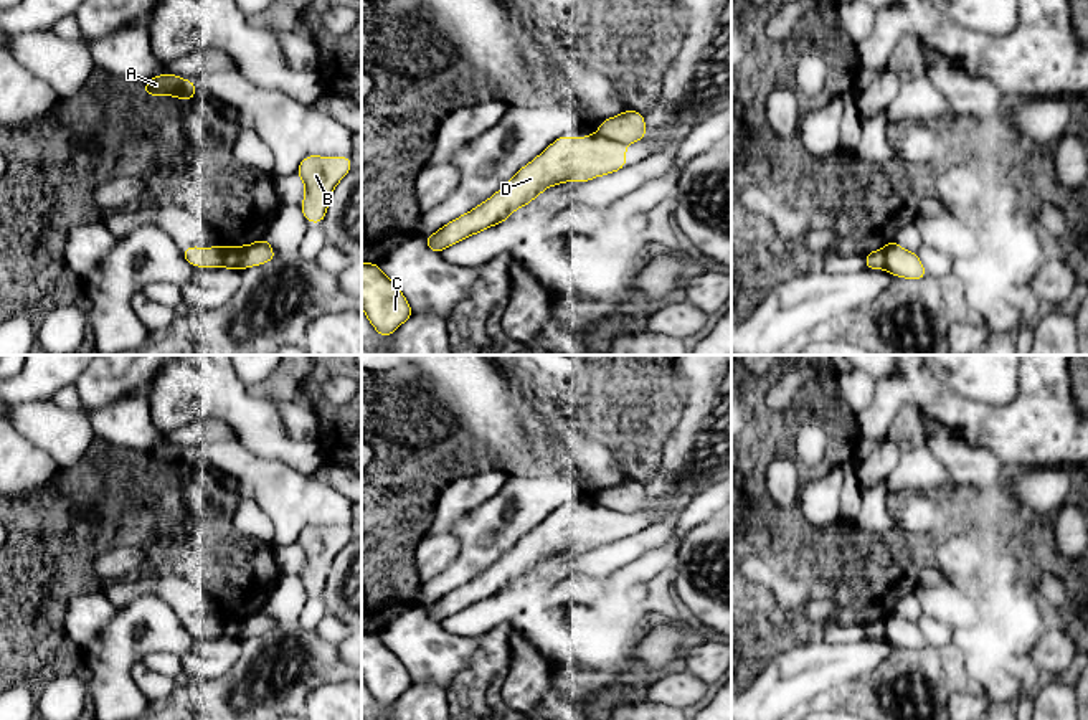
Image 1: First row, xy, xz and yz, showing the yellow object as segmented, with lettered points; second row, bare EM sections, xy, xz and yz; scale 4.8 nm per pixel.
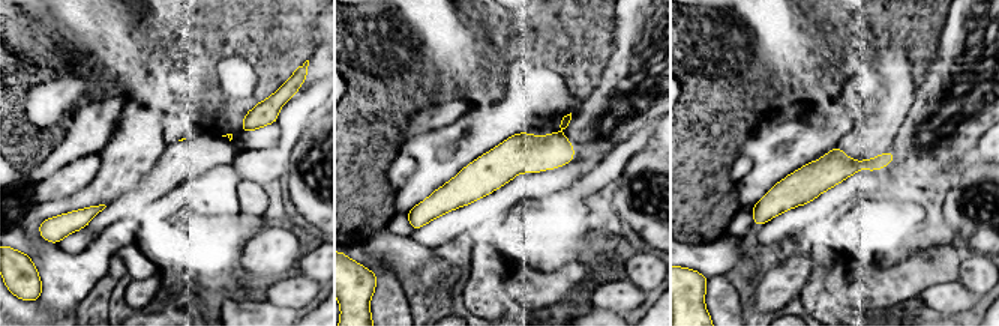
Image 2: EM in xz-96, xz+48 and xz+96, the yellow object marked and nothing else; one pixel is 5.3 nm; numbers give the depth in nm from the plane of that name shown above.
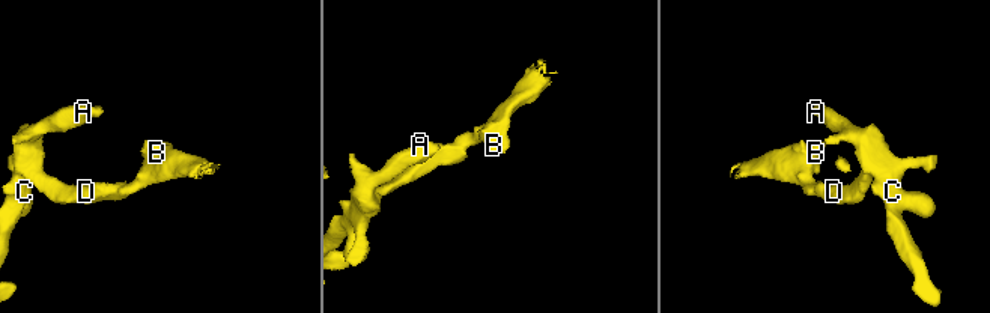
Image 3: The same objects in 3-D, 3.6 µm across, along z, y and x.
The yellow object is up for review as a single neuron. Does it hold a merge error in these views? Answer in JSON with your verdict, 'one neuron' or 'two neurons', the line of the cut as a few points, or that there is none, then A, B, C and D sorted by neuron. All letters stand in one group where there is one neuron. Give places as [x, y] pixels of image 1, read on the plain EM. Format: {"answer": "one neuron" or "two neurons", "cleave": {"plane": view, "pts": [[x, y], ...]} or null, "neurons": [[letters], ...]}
{"answer": "two neurons", "cleave": {"plane": "xz", "pts": [[598, 502], [624, 514]]}, "neurons": [["A", "C", "D"], ["B"]]}

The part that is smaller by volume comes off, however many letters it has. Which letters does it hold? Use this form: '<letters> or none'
B

